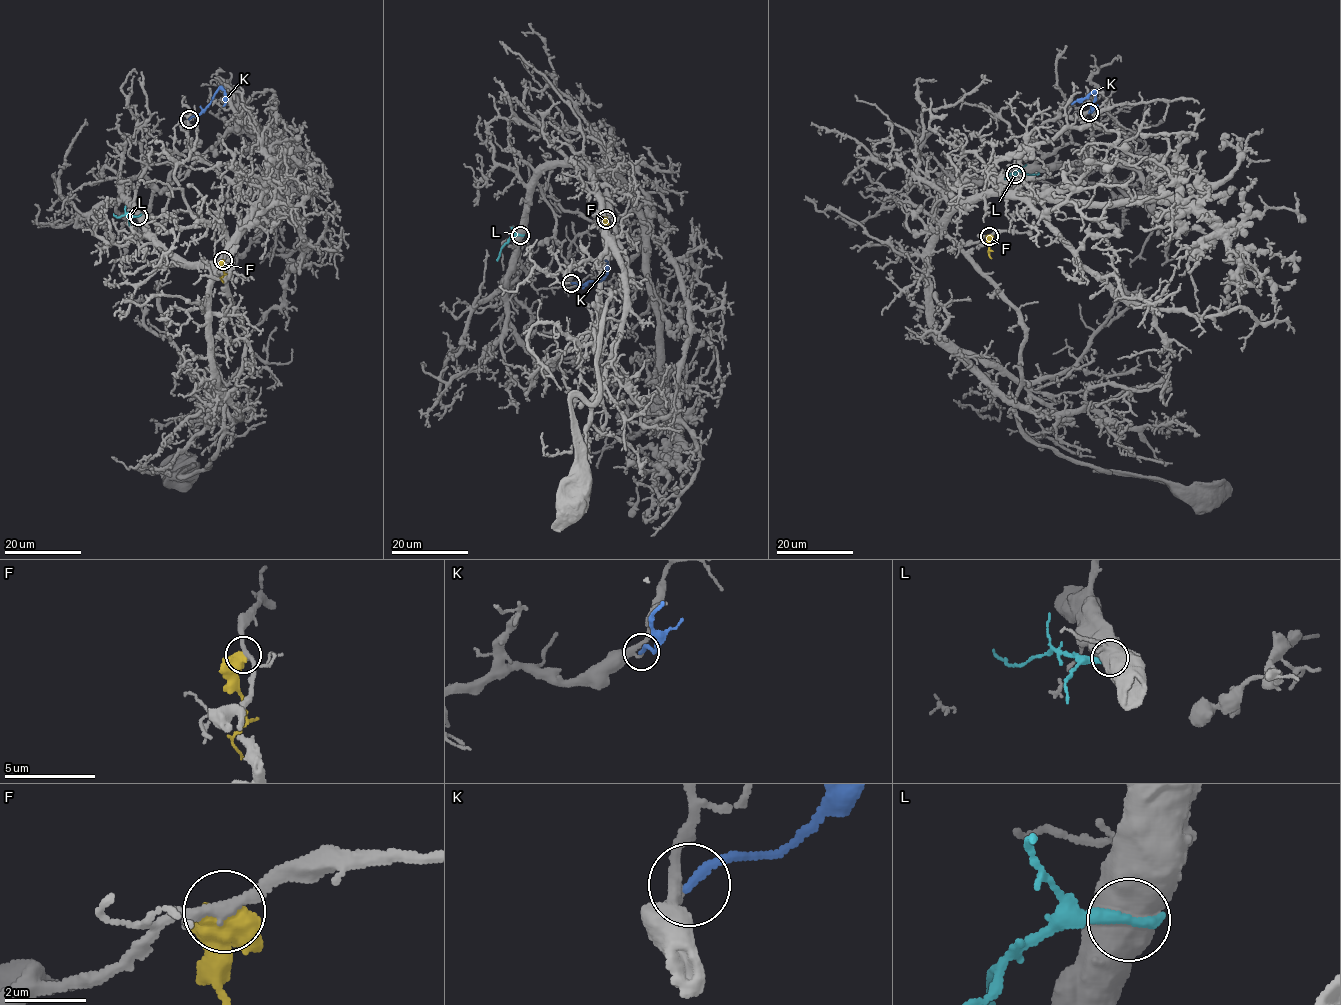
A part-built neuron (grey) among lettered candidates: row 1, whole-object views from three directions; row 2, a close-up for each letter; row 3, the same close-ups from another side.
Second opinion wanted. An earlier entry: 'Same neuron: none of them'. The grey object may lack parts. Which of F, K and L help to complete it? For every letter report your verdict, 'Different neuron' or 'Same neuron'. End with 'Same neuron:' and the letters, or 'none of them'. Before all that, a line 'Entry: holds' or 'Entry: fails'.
Entry: holds
F: Different neuron
K: Different neuron
L: Different neuron
Same neuron: none of them

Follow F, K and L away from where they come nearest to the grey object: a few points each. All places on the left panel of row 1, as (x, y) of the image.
F: (223, 260), (222, 283)
K: (189, 118), (197, 116), (219, 88), (224, 91), (224, 106)
L: (138, 216), (125, 214), (118, 218), (113, 214)

